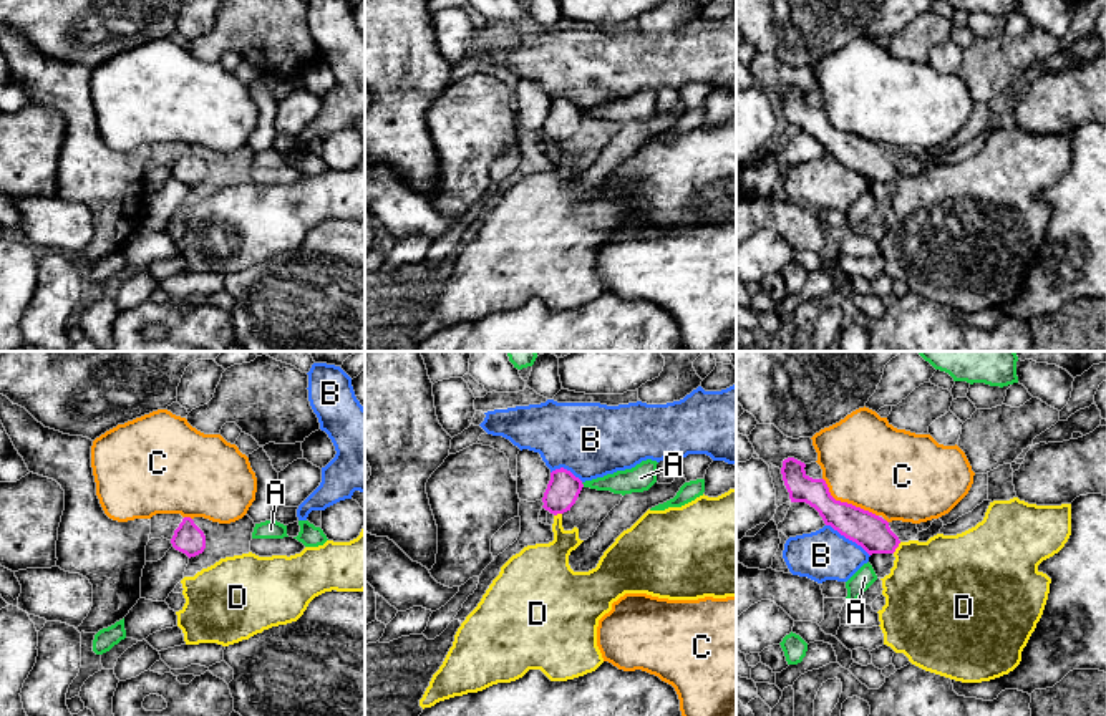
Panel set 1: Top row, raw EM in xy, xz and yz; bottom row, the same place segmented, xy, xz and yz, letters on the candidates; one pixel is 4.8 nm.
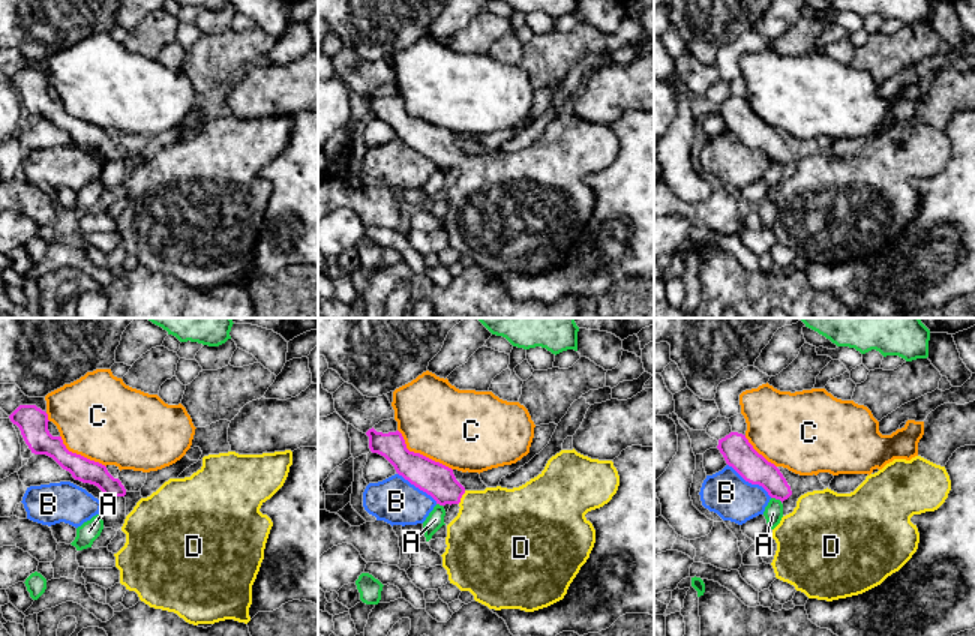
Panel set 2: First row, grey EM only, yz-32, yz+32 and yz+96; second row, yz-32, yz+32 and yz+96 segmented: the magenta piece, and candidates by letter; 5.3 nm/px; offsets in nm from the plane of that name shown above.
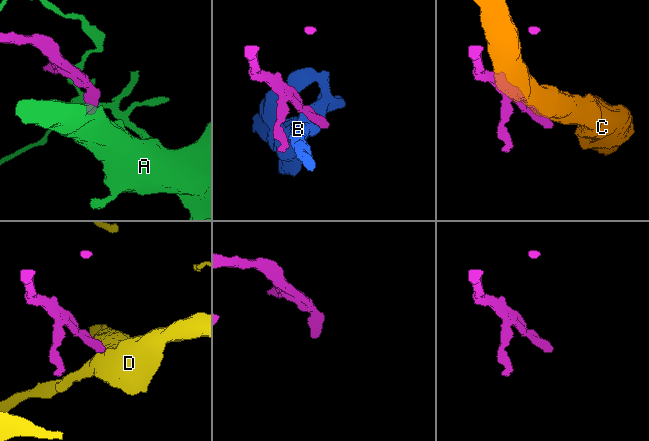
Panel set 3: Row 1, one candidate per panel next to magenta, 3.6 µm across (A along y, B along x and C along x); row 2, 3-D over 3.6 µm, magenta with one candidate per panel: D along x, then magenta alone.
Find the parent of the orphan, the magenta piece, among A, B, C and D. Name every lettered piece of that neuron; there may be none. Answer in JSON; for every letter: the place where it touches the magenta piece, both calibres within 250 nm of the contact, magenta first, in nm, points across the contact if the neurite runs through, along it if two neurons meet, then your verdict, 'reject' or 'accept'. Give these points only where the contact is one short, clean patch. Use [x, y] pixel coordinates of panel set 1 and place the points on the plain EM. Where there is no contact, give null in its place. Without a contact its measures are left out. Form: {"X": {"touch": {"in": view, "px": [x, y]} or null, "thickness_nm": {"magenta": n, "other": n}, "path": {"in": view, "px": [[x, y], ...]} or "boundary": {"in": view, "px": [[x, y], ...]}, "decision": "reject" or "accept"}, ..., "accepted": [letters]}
{"A": {"touch": {"in": "xz", "px": [582, 113]}, "thickness_nm": {"magenta": 160, "other": 120}, "decision": "reject"}, "B": {"touch": {"in": "yz", "px": [848, 166]}, "thickness_nm": {"magenta": 170, "other": 240}, "boundary": {"in": "yz", "px": [[826, 153], [854, 169], [869, 184]]}, "decision": "reject"}, "C": {"touch": {"in": "yz", "px": [846, 131]}, "thickness_nm": {"magenta": 170, "other": 440}, "decision": "reject"}, "D": {"touch": {"in": "yz", "px": [897, 174]}, "thickness_nm": {"magenta": 170, "other": 420}, "path": {"in": "yz", "px": [[869, 159], [876, 166], [897, 174], [932, 212]]}, "decision": "accept"}, "accepted": ["D"]}

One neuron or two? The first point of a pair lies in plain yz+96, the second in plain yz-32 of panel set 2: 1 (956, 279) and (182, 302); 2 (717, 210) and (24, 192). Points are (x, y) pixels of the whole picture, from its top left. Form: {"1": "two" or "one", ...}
{"1": "two", "2": "one"}

